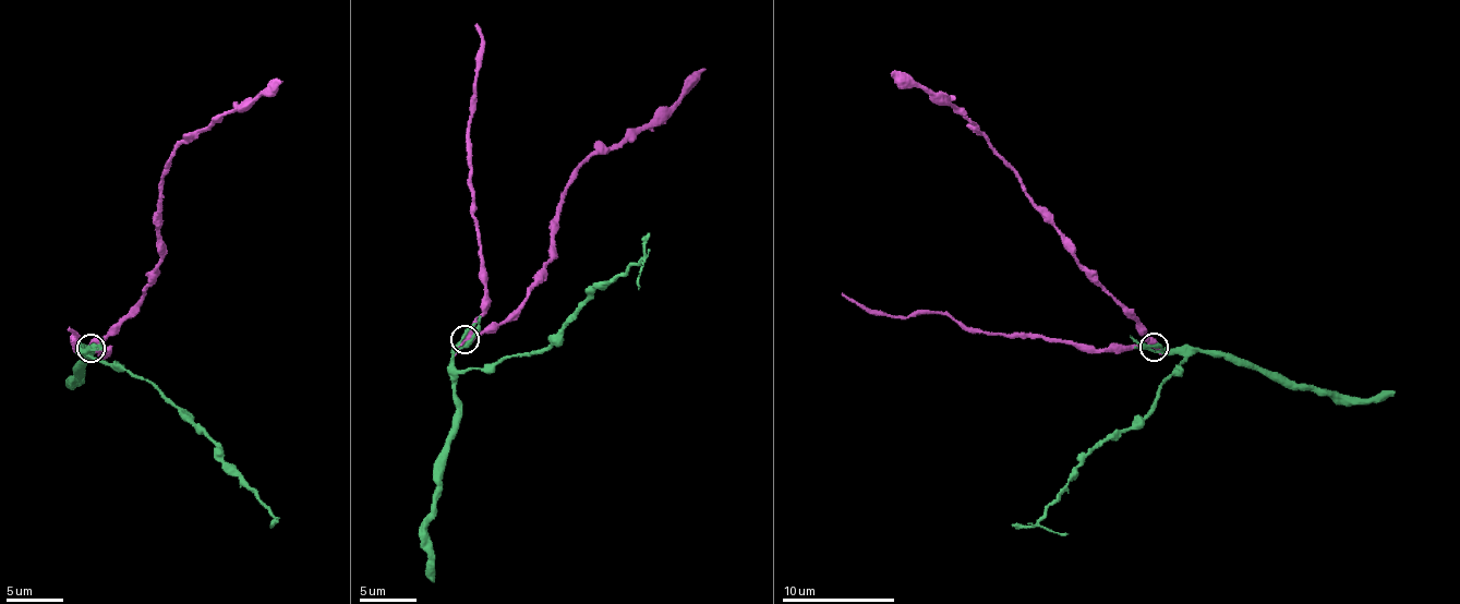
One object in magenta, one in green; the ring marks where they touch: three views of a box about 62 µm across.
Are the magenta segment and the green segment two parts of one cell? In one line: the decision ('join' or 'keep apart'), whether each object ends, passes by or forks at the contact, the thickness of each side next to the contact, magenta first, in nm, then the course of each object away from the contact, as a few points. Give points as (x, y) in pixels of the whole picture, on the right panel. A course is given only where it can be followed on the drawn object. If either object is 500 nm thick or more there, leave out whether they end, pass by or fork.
join; magenta forks; green passes by; calibres 380 and 240 nm; course magenta (1155, 348), (1144, 325), (1077, 262), (1074, 244), (991, 142), (939, 98), (918, 86), (906, 87), (890, 74); course green (1155, 348), (1183, 359), (1161, 384), (1159, 397), (1129, 427), (1108, 435), (1046, 511), (1039, 523), (1068, 534)

